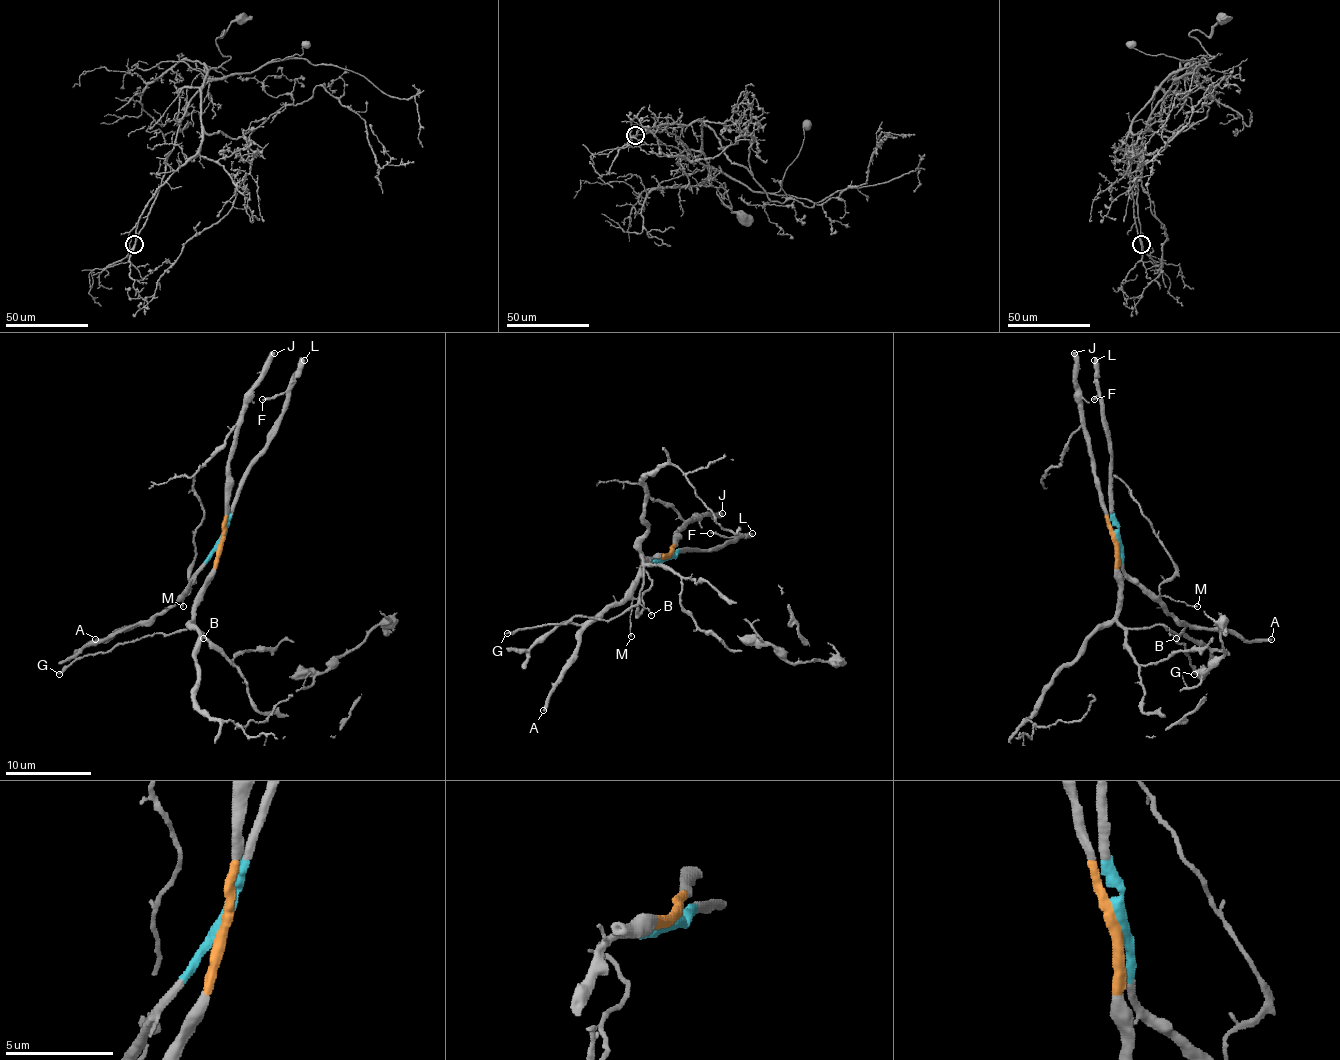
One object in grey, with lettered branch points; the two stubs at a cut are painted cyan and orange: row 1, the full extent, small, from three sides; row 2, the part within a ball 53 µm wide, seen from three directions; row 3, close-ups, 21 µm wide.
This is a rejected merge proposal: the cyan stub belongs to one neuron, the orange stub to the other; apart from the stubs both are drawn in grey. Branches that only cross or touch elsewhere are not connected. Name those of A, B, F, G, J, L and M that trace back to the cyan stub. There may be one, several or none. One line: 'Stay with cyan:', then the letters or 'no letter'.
Stay with cyan: A, F, L, M

